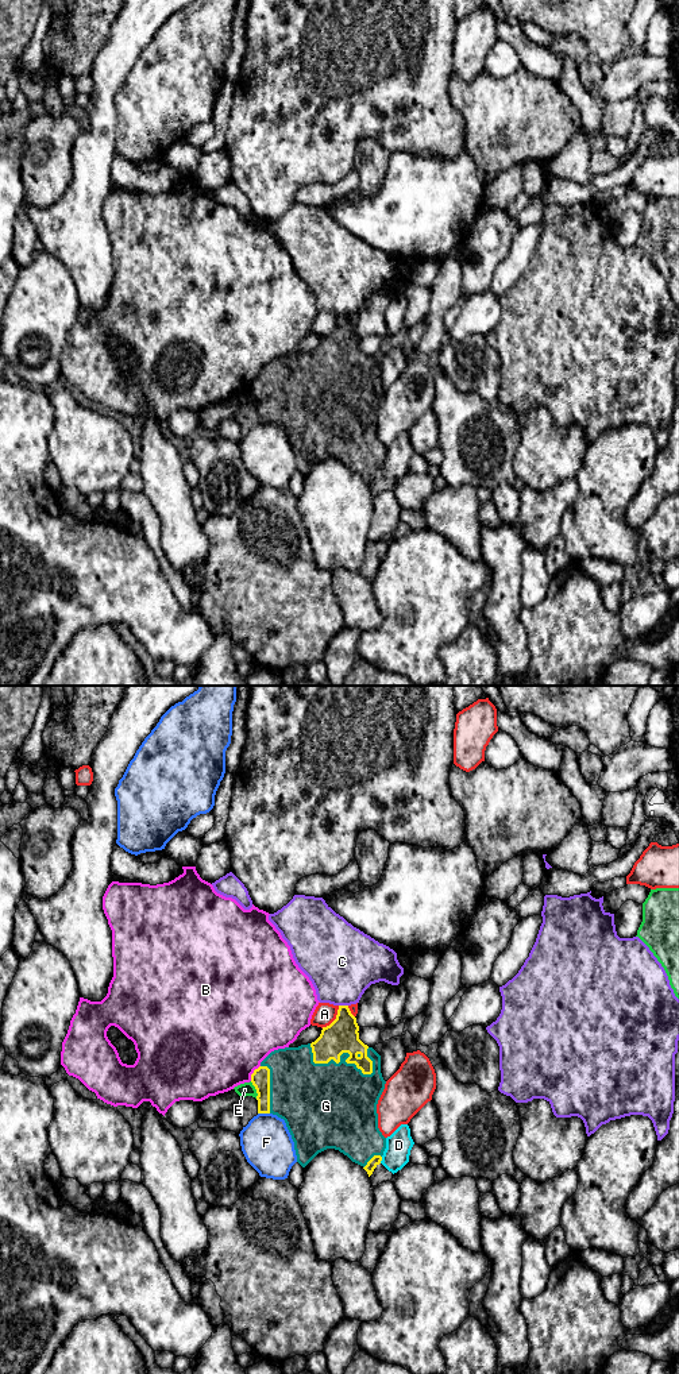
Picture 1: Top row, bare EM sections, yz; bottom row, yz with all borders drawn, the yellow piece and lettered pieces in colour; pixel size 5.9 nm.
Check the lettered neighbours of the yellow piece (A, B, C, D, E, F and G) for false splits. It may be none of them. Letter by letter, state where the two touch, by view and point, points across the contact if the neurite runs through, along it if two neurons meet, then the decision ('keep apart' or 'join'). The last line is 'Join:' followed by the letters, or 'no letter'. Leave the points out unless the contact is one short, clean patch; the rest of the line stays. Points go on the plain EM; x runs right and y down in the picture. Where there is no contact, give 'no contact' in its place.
A: yz (335, 328) | keep apart
B: yz (253, 382) | keep apart
C: yz (343, 315) | keep apart
D: yz (381, 469) | keep apart
E: yz (255, 397) | keep apart
F: yz (263, 421) | keep apart
G: yz (339, 367) | join
Join: G

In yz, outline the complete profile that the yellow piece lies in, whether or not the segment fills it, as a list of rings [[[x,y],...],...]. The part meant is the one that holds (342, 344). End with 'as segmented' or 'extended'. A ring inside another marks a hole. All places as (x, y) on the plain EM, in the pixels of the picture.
[[[339,314],[336,328],[323,336],[320,346],[308,354],[271,360],[251,383],[256,398],[258,422],[283,428],[294,451],[297,471],[305,476],[319,462],[335,458],[360,474],[369,483],[381,472],[386,447],[378,437],[377,413],[386,390],[381,382],[381,364],[359,348],[359,335],[348,314]]]; extended

